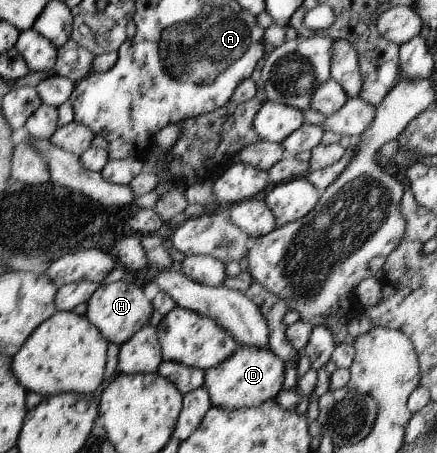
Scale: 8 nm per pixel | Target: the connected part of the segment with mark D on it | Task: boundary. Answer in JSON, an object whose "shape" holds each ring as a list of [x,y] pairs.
{"shape":[[[246,345],[238,348],[217,364],[217,367],[205,370],[204,388],[209,394],[211,403],[215,407],[232,409],[259,407],[262,403],[275,400],[275,403],[285,409],[293,411],[299,405],[300,393],[298,390],[283,390],[285,377],[284,361],[281,361],[270,349],[257,349]]]}

